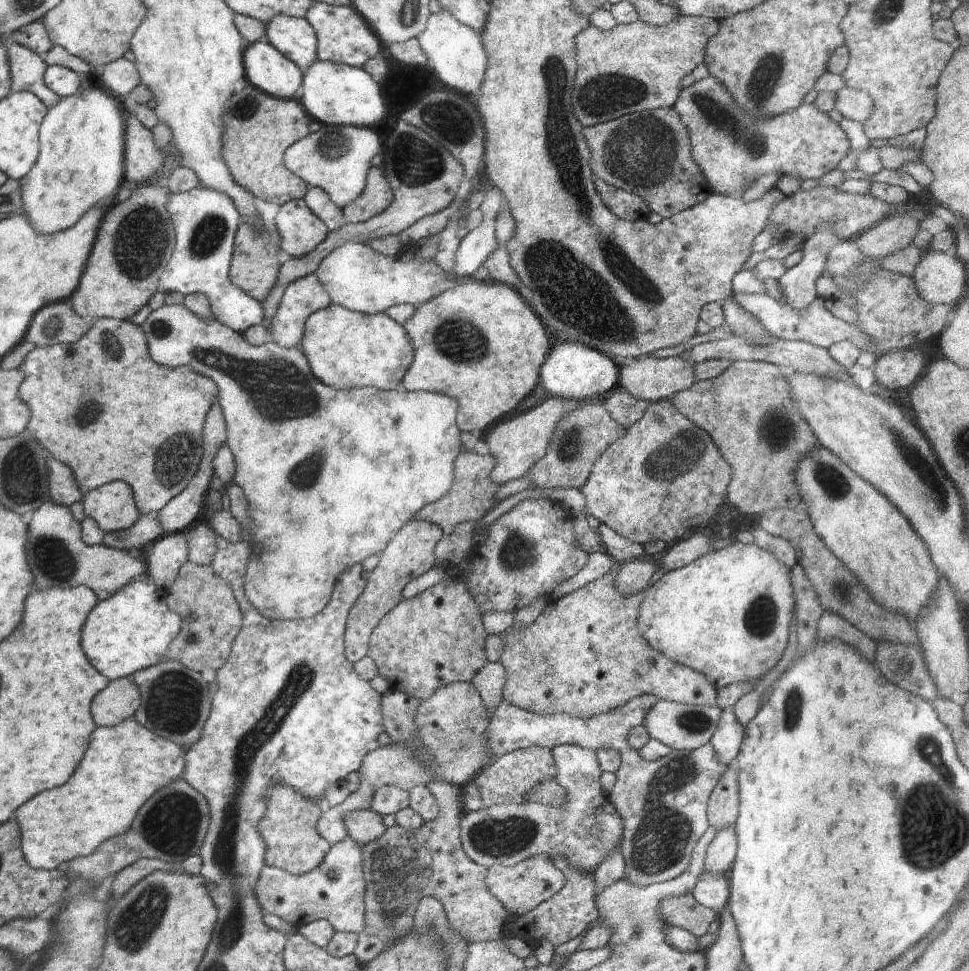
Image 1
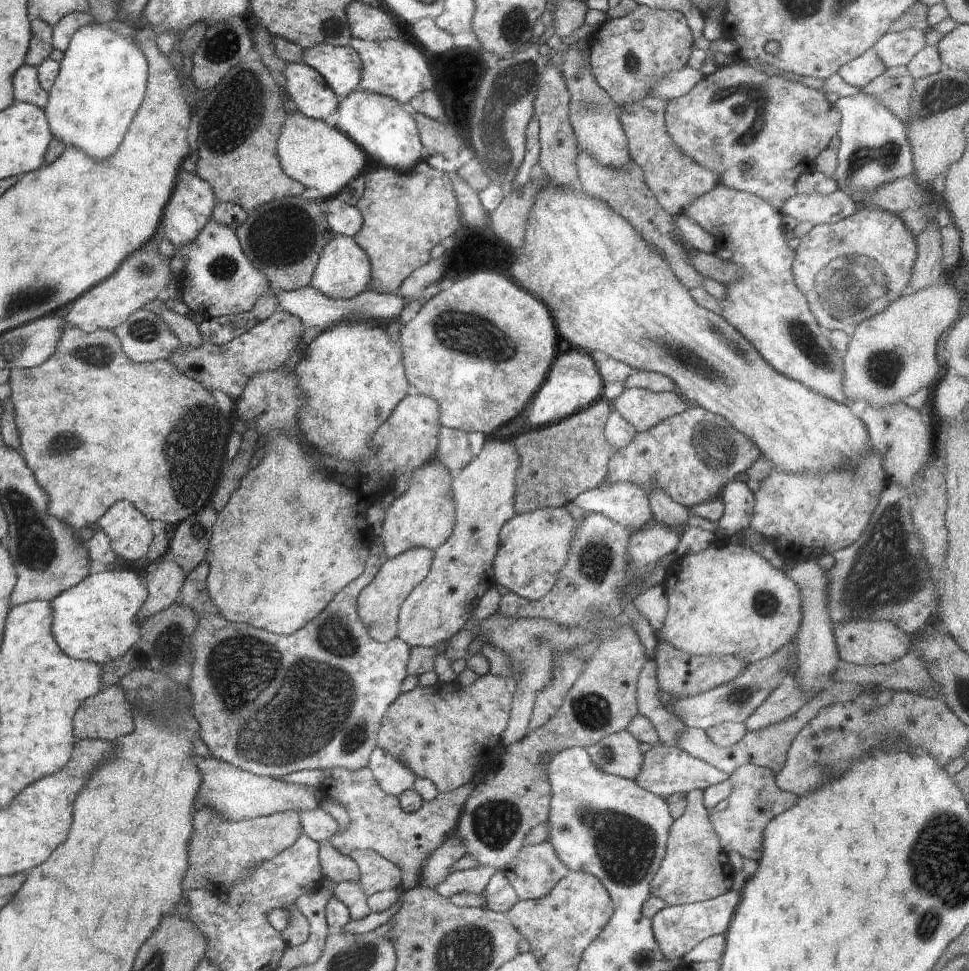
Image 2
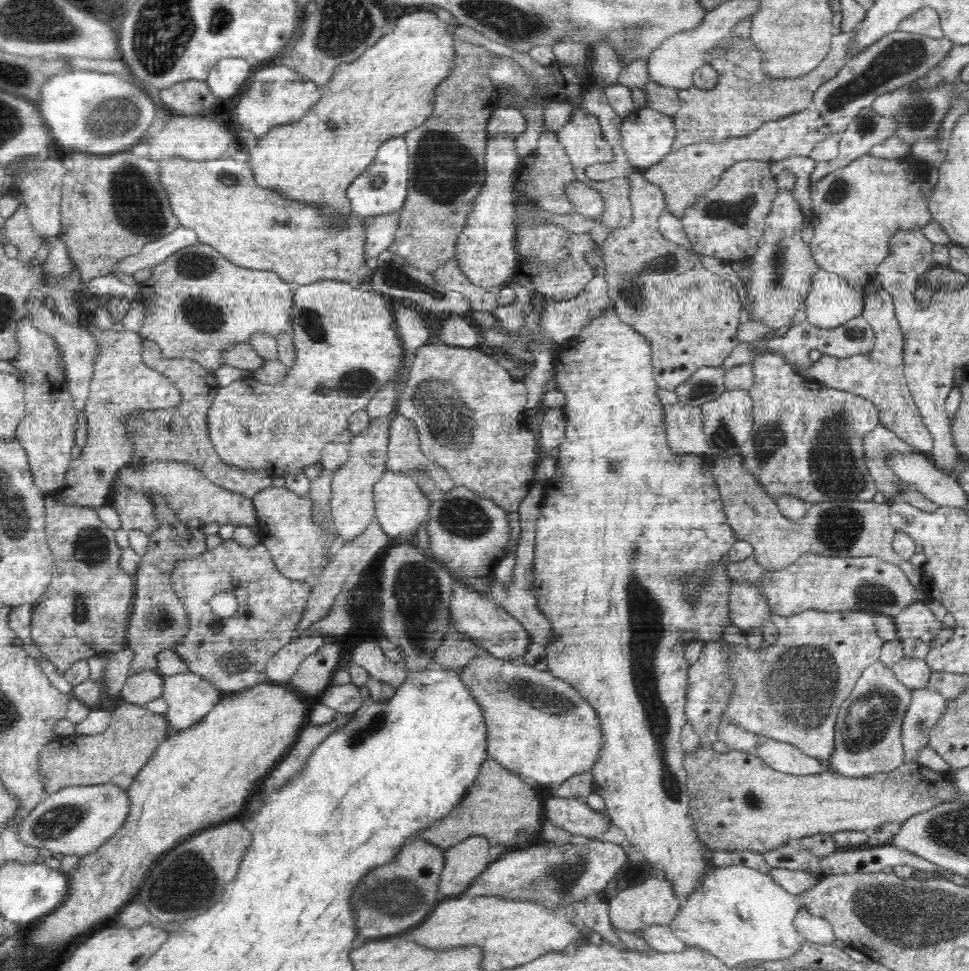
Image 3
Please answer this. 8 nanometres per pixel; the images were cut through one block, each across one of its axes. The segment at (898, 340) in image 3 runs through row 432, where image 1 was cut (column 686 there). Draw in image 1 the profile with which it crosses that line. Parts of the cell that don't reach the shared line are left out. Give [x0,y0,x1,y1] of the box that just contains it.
[660,893,718,939]

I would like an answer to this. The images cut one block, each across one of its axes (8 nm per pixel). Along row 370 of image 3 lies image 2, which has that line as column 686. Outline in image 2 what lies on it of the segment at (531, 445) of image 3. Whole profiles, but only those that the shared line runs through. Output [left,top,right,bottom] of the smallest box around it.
[604,404,761,507]

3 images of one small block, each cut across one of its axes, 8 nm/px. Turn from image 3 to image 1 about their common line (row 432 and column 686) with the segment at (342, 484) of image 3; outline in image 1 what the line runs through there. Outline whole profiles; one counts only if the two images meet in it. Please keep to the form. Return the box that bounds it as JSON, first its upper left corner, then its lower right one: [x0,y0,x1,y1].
[618,354,695,404]

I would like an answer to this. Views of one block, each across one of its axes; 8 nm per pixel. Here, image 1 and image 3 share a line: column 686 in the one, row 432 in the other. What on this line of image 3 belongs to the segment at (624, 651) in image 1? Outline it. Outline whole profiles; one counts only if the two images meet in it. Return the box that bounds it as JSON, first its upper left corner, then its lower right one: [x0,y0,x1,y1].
[662,403,711,455]

